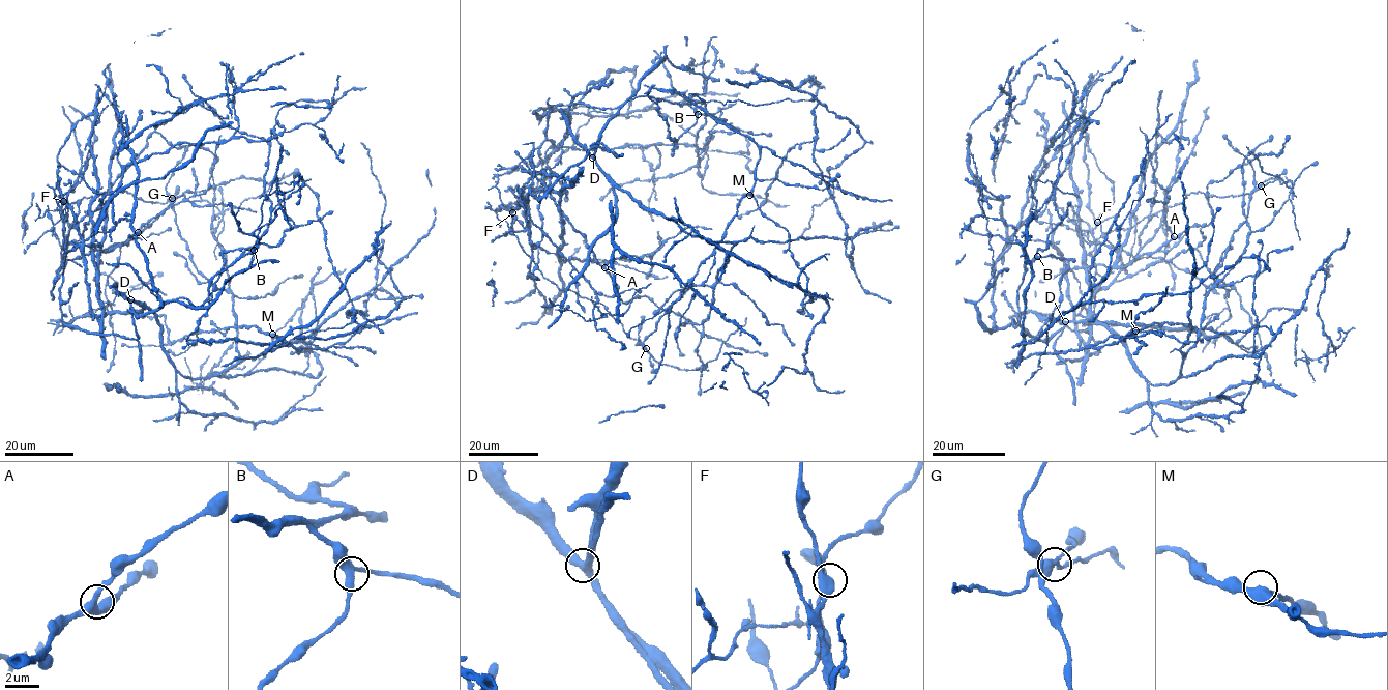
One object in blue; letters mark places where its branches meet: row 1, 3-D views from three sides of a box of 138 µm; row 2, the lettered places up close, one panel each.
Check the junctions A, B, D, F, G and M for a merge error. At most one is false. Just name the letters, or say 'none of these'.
none of these

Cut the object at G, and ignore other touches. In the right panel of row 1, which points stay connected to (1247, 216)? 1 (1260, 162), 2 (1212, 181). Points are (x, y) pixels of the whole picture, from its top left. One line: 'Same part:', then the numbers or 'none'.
Same part: 2

